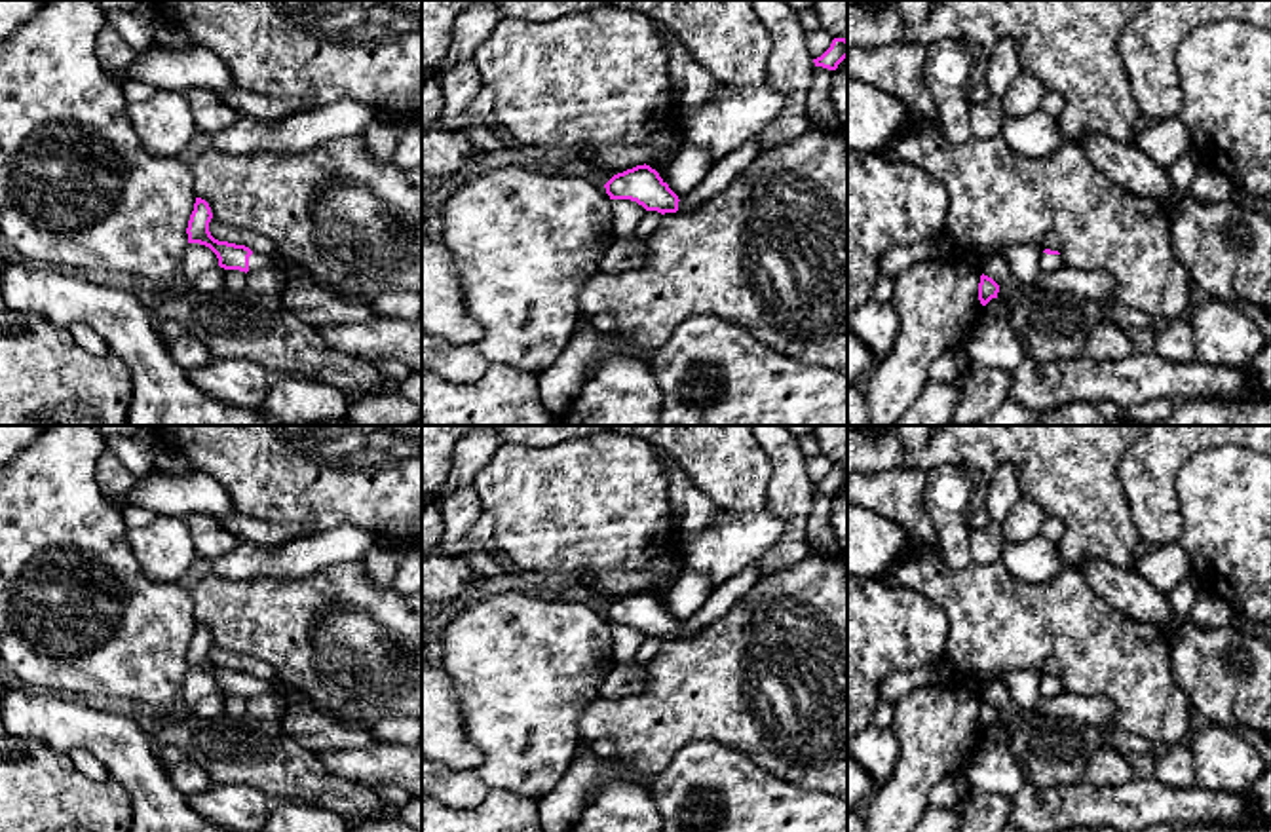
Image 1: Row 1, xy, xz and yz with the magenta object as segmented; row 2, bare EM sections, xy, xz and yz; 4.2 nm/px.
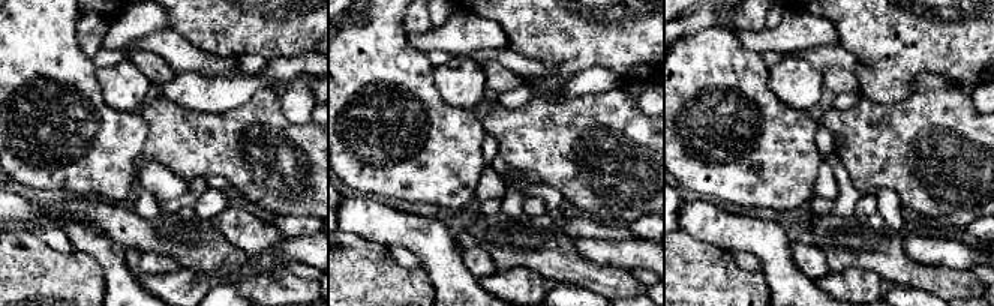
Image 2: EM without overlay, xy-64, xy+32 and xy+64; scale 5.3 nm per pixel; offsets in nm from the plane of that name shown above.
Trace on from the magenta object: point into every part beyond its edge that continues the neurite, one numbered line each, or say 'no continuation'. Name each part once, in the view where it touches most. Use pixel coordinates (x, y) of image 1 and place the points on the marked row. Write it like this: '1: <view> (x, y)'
1: xy (255, 261)

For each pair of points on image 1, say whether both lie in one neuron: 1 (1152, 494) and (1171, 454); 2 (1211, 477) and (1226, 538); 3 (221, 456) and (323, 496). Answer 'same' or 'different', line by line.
1: same
2: same
3: same

